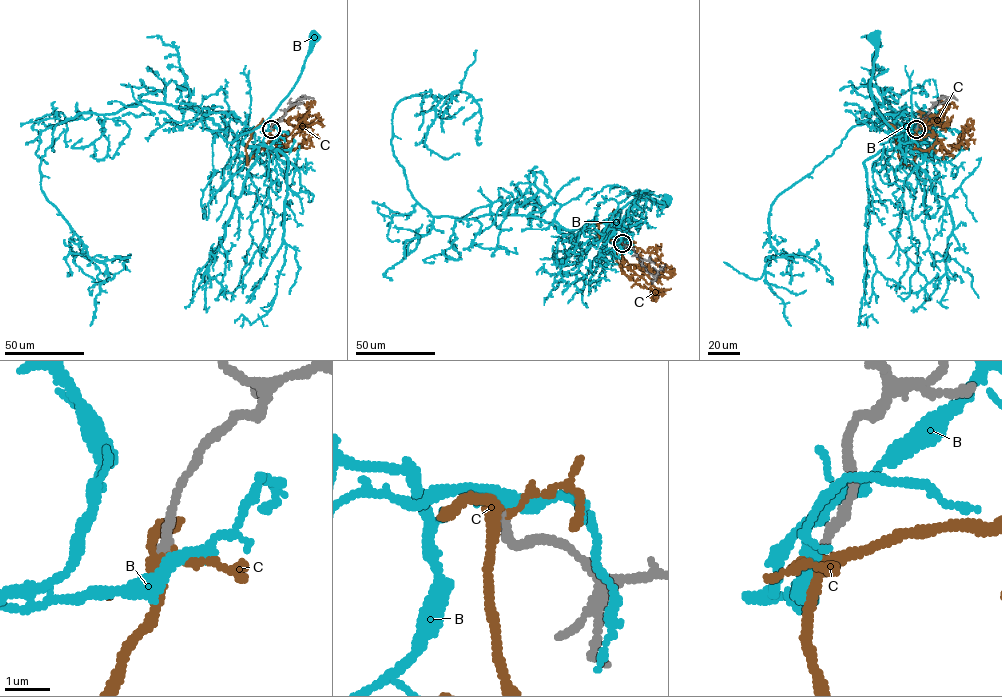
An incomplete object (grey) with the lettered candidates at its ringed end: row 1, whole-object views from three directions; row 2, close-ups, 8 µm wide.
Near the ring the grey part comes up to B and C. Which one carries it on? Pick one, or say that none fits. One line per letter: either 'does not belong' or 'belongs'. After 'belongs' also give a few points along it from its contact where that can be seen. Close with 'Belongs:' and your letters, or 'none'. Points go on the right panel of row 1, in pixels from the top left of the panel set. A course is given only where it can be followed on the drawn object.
B: does not belong
C: belongs; course (916, 129), (913, 142), (916, 148), (950, 151), (961, 141), (964, 127), (966, 131), (972, 127), (970, 119)
Belongs: C

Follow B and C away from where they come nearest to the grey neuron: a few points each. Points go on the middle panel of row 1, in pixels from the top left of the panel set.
B: (623, 243), (616, 240), (615, 228), (585, 251), (569, 238), (632, 200), (667, 200)
C: (623, 243), (619, 240), (615, 242), (616, 261), (635, 283), (655, 291), (650, 296), (653, 299), (650, 297)

